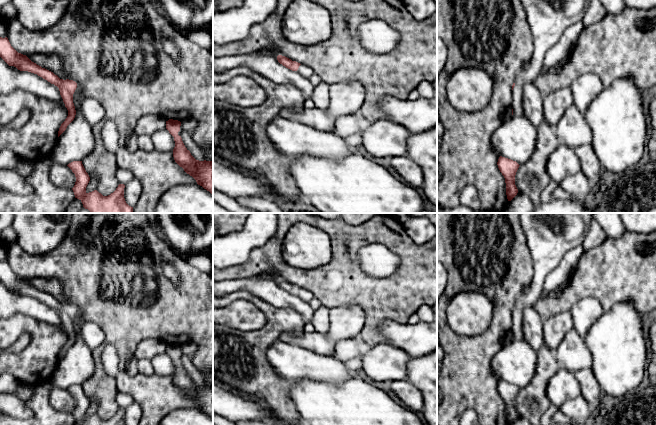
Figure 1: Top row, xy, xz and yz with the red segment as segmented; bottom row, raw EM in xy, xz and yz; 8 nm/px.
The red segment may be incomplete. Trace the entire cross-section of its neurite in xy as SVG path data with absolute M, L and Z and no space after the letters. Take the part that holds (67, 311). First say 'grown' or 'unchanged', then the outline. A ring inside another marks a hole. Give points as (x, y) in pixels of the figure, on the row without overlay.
grown; M0 261L0 281L9 290L14 290L20 295L37 298L59 312L68 334L68 340L59 352L58 364L51 380L56 386L67 389L75 398L76 406L72 412L75 422L81 425L125 425L124 408L119 408L116 414L108 420L103 420L97 414L86 416L90 401L82 384L93 375L95 362L92 350L79 336L85 323L82 320L81 311L73 304L60 303L53 296L32 286L26 279L18 277L11 270L7 261Z

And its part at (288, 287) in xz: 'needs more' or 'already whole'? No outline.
needs more

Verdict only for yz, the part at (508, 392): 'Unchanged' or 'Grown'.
Grown

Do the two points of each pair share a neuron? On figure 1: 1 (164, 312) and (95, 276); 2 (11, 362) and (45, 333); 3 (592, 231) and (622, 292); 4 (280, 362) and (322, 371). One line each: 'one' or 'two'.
1: one
2: one
3: two
4: one

